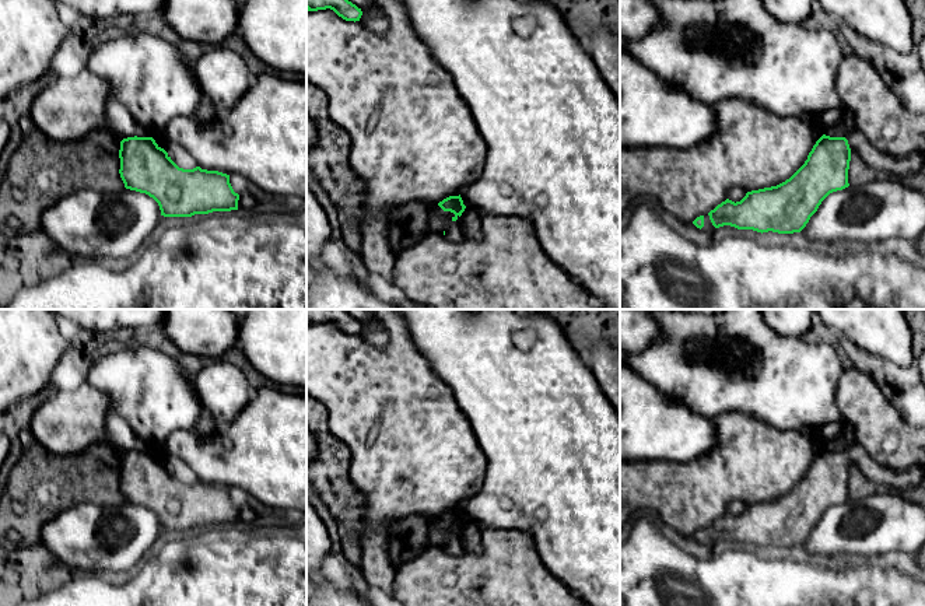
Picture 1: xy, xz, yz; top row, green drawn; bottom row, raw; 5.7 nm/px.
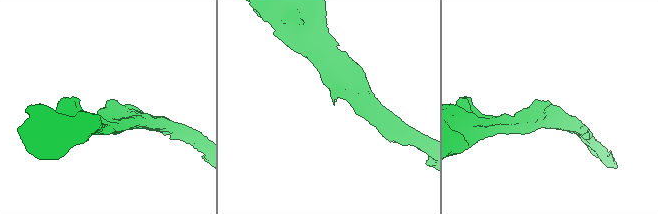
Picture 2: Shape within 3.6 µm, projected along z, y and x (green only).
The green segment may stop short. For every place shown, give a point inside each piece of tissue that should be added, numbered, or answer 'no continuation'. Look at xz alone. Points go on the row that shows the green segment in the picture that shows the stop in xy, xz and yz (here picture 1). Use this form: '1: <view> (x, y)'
1: xz (452, 233)

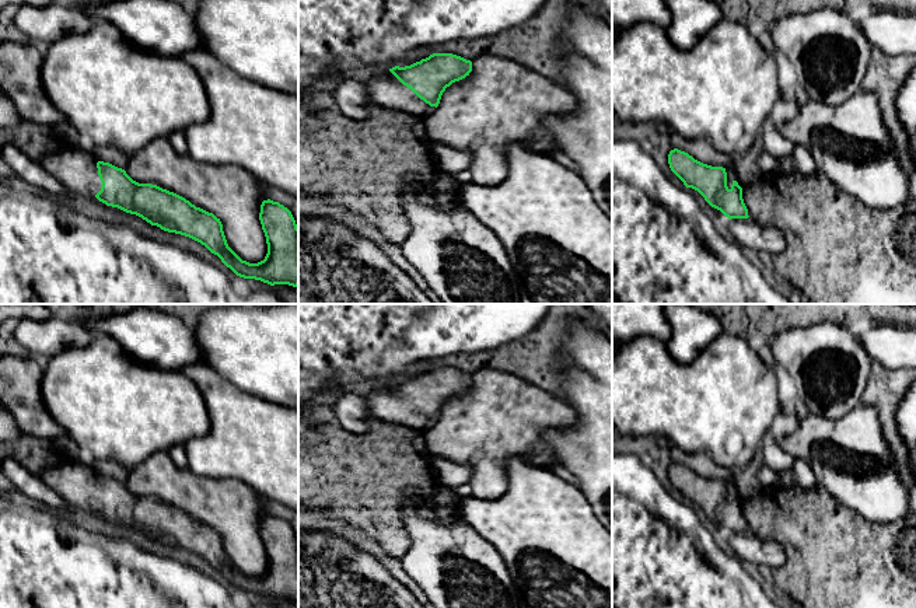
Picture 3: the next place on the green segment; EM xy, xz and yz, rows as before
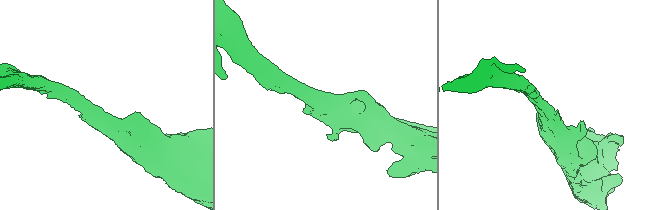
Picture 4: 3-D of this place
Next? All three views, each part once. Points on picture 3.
1: xz (388, 93)

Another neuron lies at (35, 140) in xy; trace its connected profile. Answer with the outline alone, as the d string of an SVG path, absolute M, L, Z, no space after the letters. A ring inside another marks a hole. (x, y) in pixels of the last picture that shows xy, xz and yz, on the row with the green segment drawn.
M28 120L0 127L0 151L7 144L15 146L36 163L69 146L62 136L53 132L52 126Z

